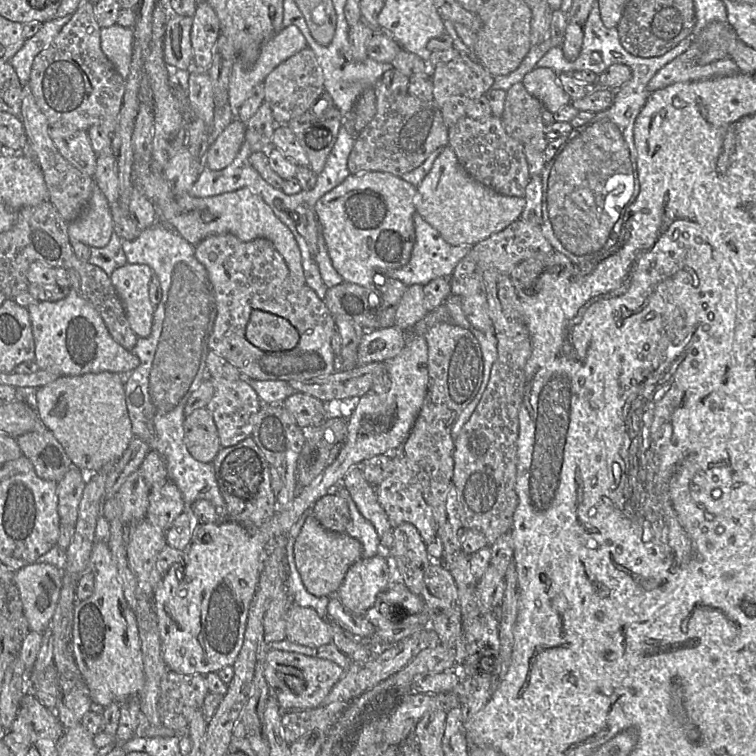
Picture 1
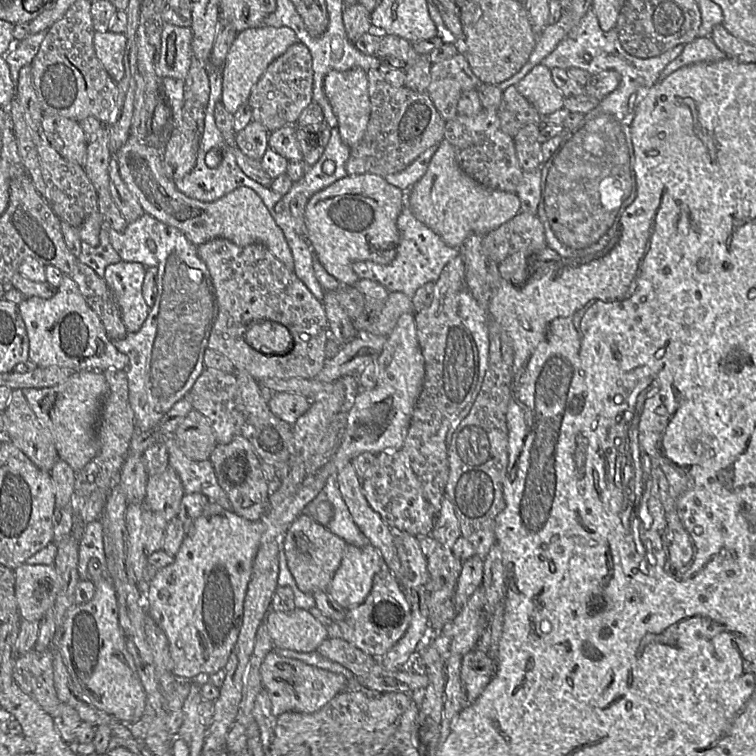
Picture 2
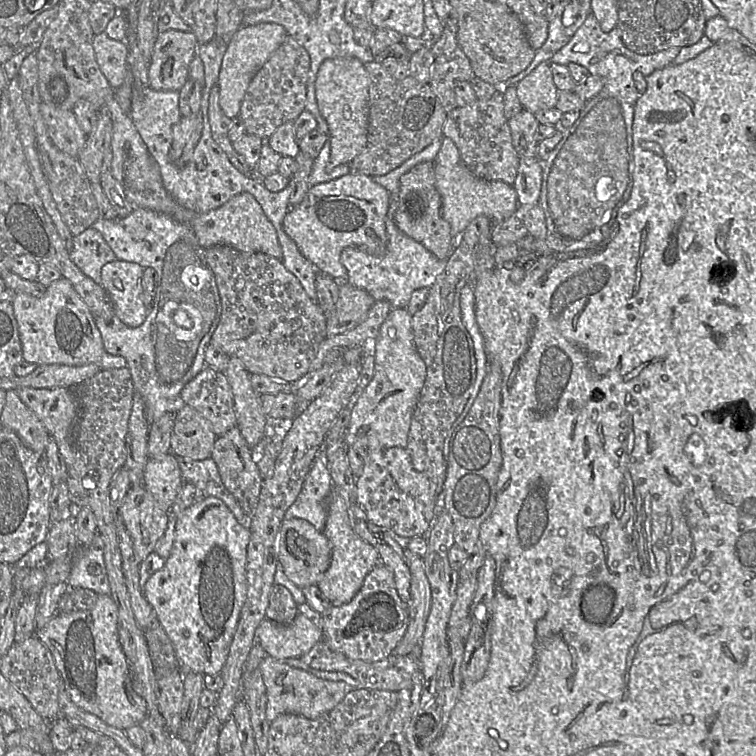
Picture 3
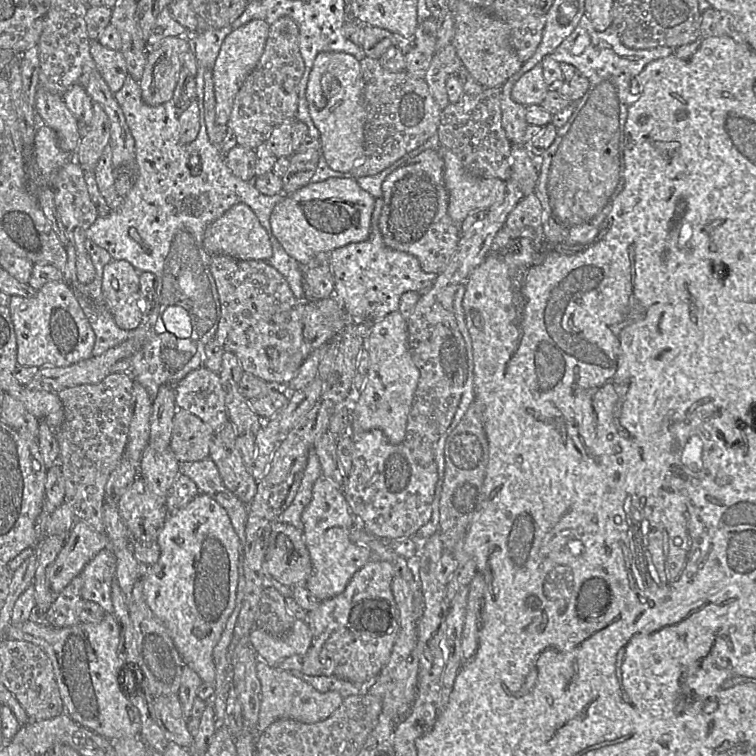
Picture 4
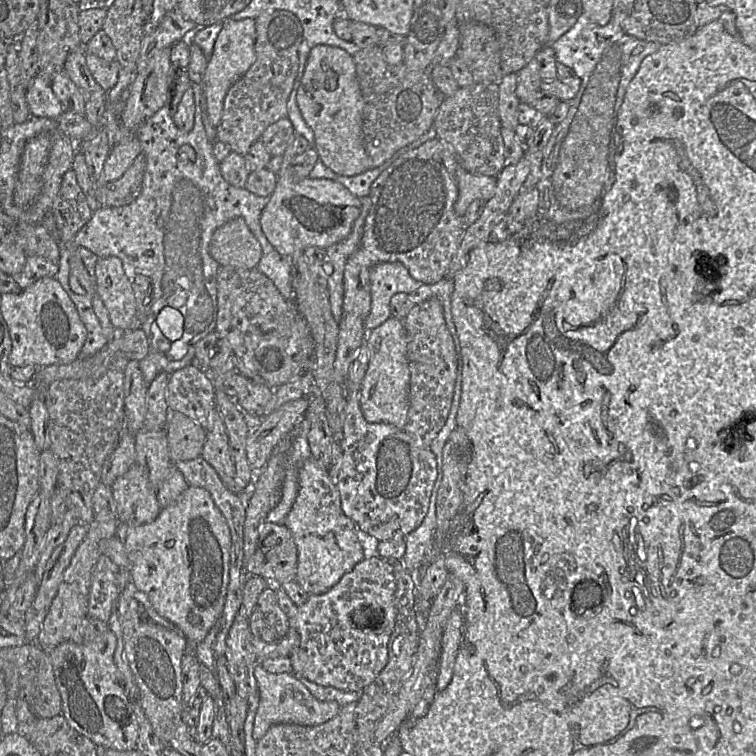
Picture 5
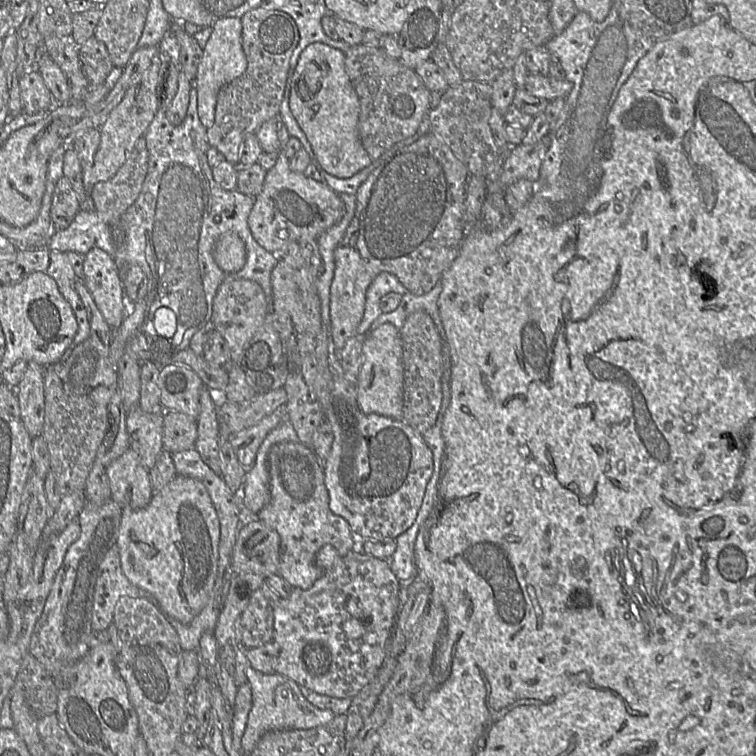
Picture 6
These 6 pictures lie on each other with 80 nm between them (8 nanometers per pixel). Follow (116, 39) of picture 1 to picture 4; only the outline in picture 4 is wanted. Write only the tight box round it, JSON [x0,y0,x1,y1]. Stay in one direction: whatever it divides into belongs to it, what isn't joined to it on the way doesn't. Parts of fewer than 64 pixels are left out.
[90,39,128,93]

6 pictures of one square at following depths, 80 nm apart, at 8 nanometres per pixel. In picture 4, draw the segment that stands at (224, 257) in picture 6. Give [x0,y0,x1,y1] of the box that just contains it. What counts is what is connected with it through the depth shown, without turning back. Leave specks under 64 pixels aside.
[203,203,273,260]

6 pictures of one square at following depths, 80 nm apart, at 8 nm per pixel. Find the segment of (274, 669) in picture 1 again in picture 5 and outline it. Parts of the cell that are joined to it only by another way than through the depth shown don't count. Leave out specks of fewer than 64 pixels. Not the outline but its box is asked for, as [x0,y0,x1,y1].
[252,665,342,741]

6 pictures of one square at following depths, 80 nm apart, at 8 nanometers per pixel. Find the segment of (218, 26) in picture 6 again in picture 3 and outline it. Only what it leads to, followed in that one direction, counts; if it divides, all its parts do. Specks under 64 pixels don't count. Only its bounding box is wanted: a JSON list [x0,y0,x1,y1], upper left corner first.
[218,22,287,120]

